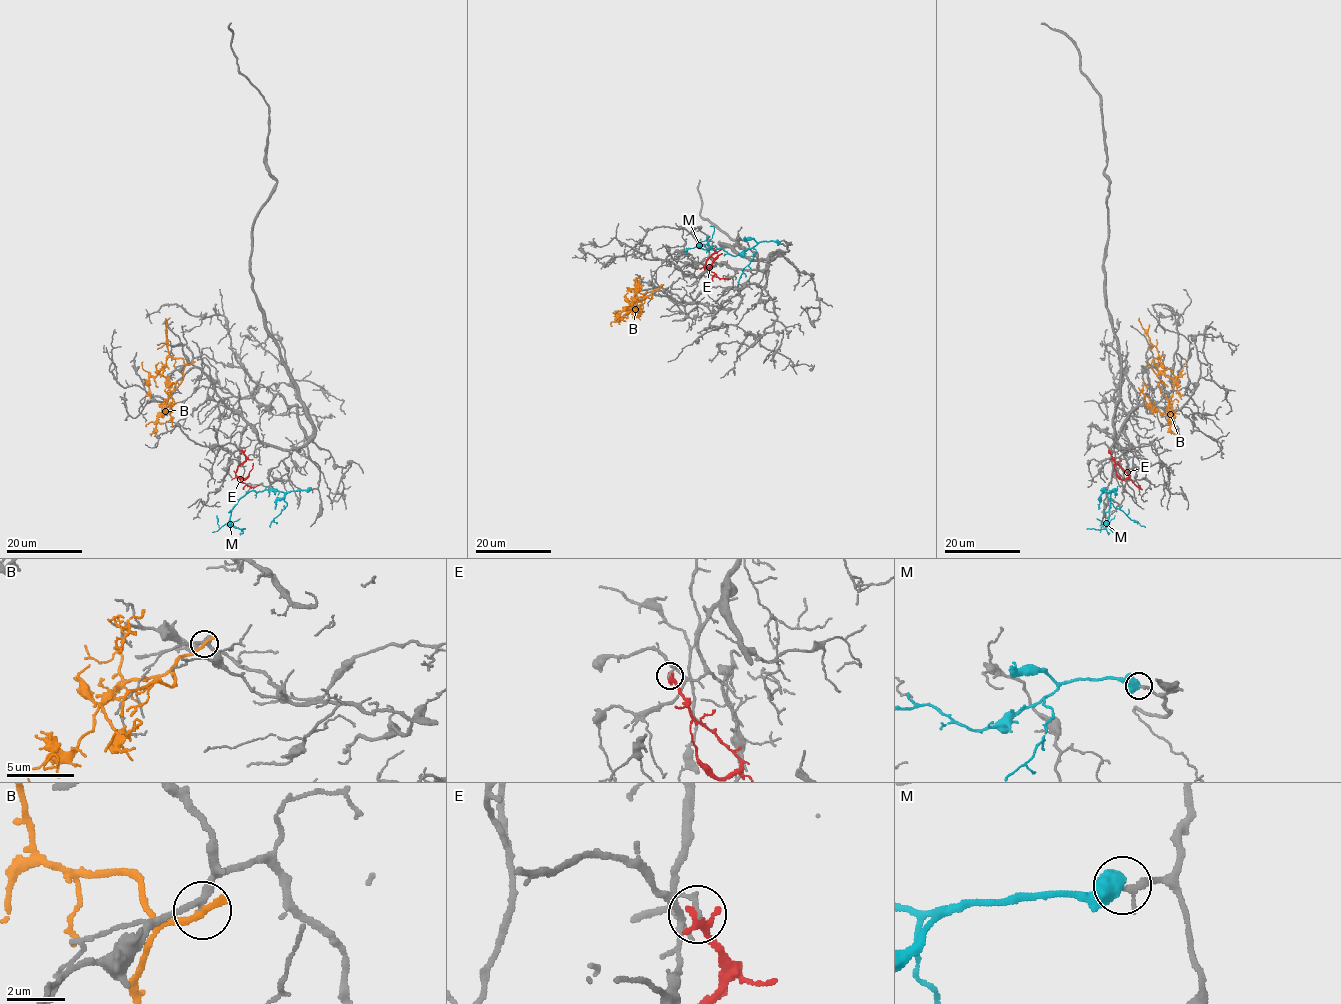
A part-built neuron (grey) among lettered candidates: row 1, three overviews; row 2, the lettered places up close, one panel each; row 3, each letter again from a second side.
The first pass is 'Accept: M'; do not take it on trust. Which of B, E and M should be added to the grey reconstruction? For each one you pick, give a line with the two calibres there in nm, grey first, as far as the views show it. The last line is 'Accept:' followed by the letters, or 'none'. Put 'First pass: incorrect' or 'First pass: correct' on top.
First pass: correct
M: 240/700 nm
Accept: M

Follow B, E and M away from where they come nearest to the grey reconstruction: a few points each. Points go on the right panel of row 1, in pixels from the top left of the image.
B: (1147, 363), (1167, 400), (1166, 414), (1156, 408), (1142, 392), (1142, 386), (1148, 386)
E: (1108, 450), (1128, 476), (1121, 479), (1116, 473), (1115, 463)
M: (1104, 488), (1102, 490), (1108, 492), (1117, 489), (1110, 490), (1105, 527), (1086, 529)

